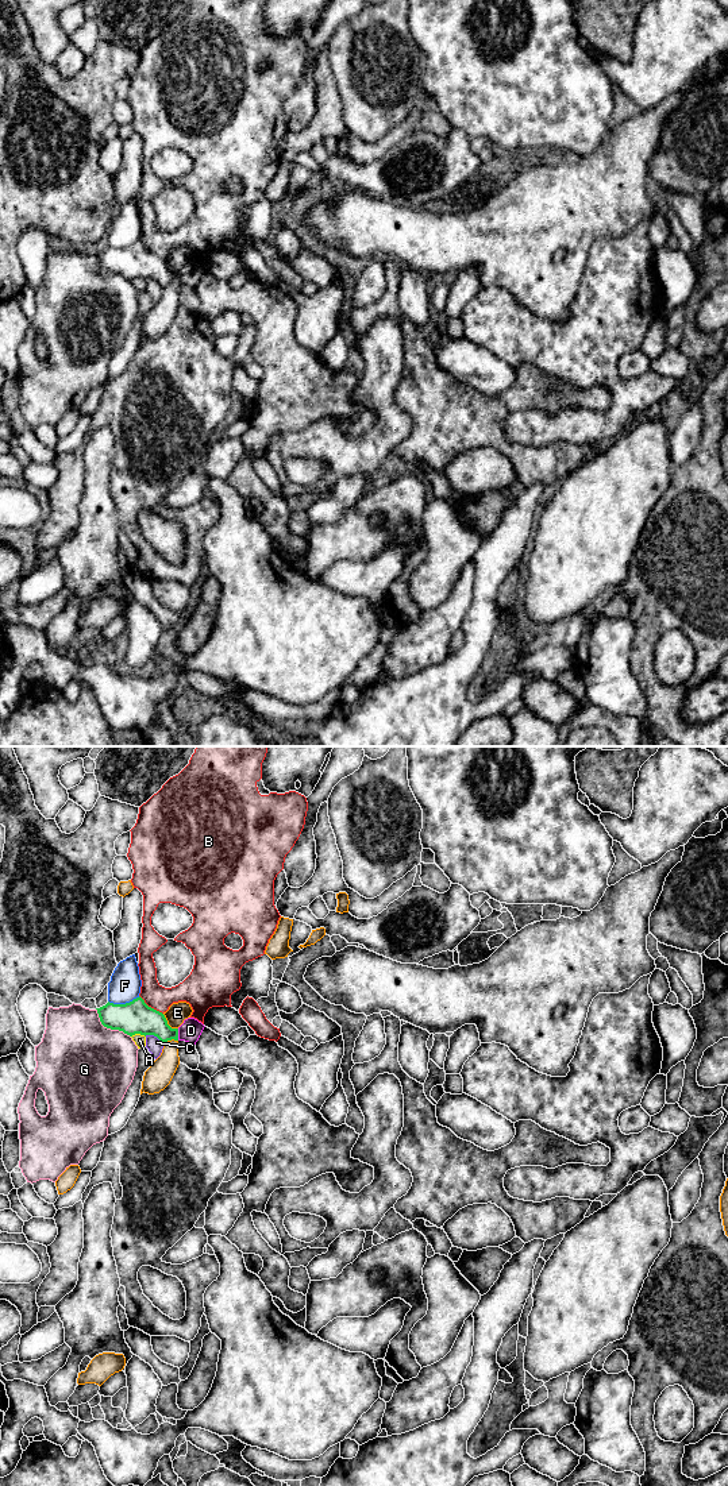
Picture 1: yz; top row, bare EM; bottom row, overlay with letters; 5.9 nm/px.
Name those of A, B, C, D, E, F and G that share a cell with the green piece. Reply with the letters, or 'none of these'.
none of these

